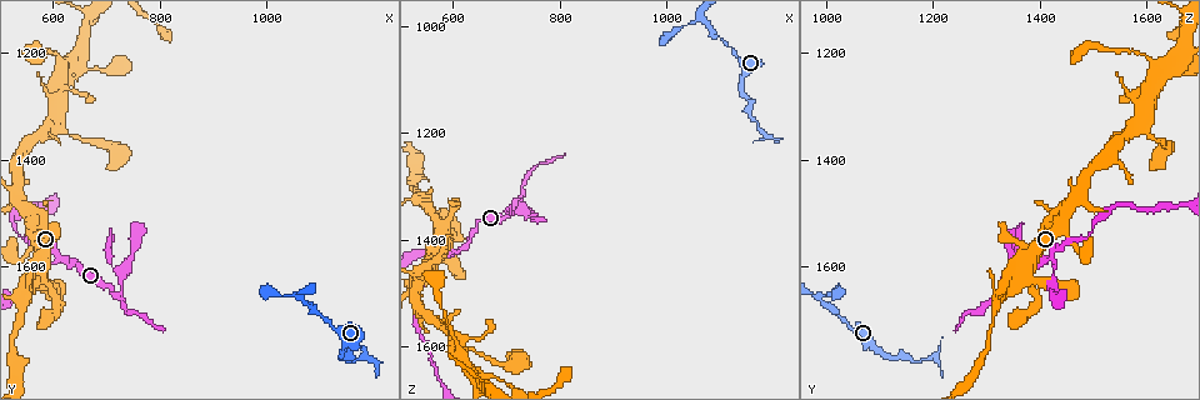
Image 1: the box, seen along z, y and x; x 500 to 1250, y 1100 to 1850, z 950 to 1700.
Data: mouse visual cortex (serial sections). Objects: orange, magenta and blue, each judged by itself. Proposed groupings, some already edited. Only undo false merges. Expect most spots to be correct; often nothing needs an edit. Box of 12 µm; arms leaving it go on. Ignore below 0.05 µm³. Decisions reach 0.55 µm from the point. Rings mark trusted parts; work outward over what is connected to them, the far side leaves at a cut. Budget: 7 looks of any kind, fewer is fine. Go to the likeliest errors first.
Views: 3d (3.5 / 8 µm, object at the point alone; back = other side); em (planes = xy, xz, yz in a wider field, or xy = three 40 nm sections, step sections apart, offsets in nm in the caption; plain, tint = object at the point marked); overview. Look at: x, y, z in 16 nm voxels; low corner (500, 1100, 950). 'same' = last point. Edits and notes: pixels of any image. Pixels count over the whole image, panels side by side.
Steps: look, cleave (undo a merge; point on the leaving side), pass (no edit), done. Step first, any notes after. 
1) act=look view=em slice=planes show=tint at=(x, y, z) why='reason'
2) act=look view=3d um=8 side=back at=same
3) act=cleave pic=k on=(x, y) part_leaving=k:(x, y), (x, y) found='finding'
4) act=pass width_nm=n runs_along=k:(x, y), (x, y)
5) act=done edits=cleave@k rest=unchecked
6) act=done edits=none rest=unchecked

act=look view=em slice=planes show=tint at=(610, 1580, 1420) why='branch point'

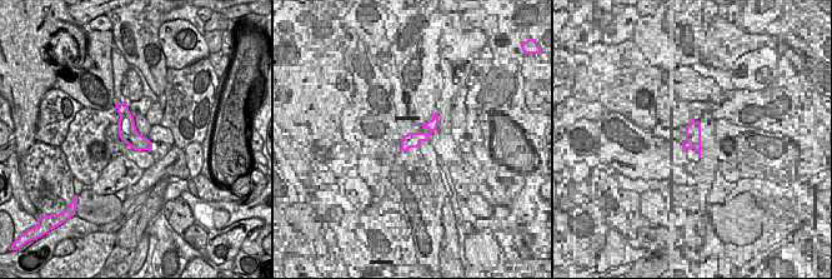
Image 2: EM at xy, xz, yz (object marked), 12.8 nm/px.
act=look view=3d um=3.5 at=same

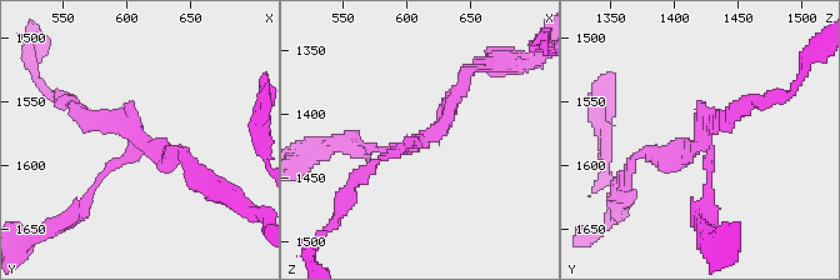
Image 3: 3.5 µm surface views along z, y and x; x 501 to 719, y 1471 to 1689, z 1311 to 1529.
act=pass runs_along=3:(465, 78), (438, 129), (358, 176) found='all the same cell'

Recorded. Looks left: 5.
act=look view=3d um=8 at=(720, 1650, 1330)

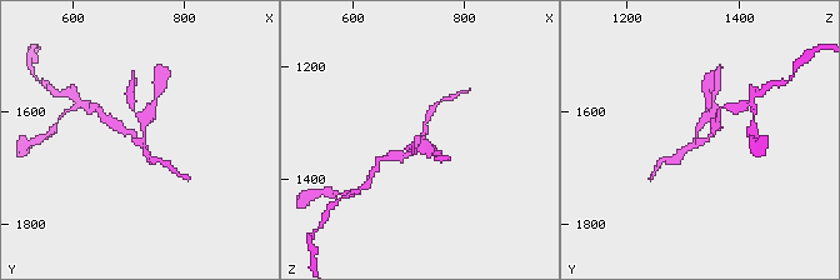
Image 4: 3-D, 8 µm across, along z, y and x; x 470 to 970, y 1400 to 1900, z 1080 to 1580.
act=look view=3d um=3.5 side=back at=(715, 1655, 1335) why='zoom in'

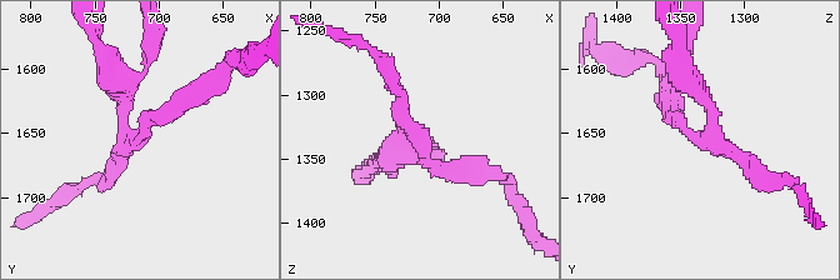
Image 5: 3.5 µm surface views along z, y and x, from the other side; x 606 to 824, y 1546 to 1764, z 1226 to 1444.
act=look view=em slice=xy step=5 show=tint at=(718, 1652, 1330)

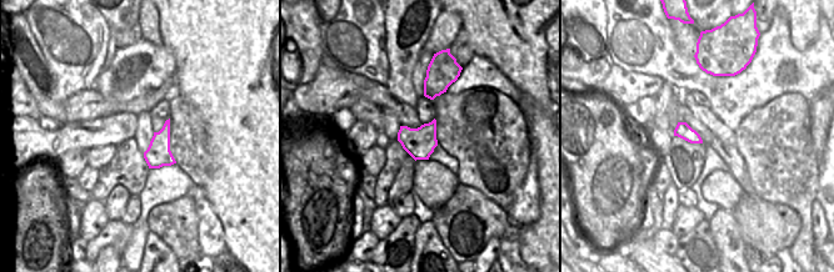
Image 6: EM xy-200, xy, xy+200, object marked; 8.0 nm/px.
act=pass width_nm=240 runs_along=5:(186, 99), (136, 138), (109, 73) found='all the same cell'

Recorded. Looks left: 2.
act=done edits=none rest=unchecked

